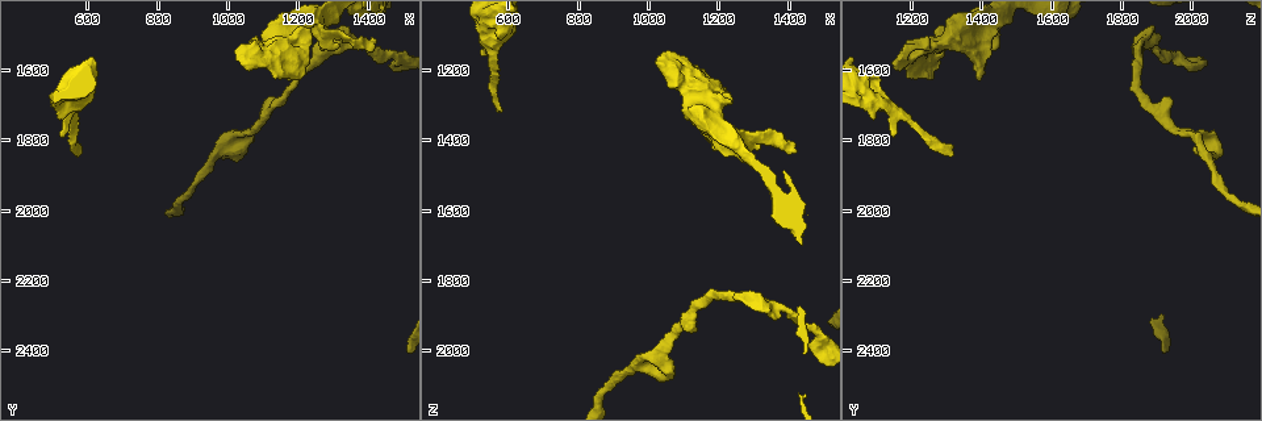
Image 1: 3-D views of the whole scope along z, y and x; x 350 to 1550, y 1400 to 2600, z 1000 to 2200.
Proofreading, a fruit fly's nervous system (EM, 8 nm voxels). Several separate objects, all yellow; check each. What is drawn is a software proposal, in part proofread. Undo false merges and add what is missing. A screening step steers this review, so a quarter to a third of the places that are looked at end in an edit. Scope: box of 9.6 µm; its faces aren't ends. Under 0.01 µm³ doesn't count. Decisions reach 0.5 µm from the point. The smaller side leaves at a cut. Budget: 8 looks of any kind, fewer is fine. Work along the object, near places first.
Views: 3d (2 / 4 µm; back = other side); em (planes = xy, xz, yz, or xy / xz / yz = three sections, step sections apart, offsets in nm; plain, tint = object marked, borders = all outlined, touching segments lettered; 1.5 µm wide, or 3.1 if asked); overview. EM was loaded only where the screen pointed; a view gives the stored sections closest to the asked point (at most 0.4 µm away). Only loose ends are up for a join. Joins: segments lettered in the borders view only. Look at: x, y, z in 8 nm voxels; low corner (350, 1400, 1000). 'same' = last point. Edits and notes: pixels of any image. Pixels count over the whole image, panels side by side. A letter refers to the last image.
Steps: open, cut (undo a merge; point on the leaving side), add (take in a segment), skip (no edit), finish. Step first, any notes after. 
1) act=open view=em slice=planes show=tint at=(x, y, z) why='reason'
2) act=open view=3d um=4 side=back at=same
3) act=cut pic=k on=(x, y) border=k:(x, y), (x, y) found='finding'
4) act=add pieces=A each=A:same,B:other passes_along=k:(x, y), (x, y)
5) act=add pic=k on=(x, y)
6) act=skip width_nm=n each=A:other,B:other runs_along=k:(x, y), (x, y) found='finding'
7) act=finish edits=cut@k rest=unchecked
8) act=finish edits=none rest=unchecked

act=open view=3d um=4 at=(1320, 1510, 1410) why='narrows sharply'

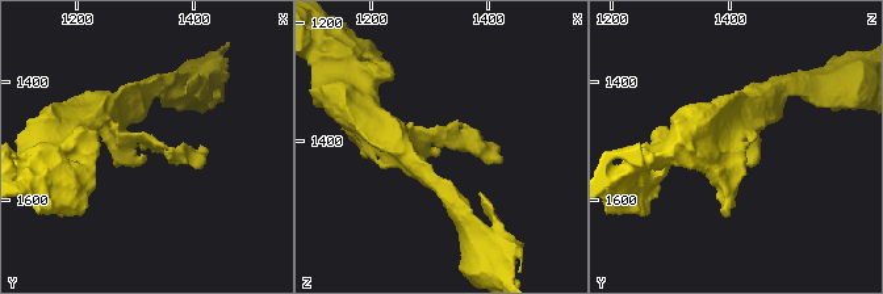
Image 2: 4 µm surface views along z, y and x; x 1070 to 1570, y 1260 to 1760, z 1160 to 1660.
act=open view=em slice=yz step=4 show=borders at=(1315, 1510, 1400) why='shape alone is not enough'

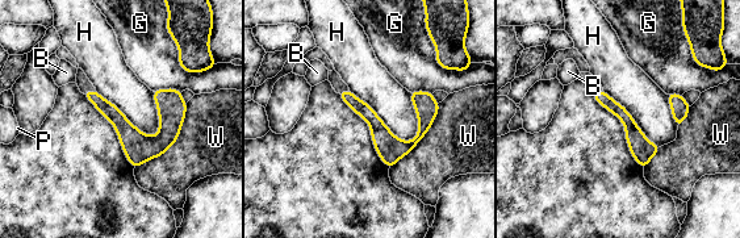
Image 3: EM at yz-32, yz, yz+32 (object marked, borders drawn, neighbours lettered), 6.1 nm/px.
act=skip width_nm=70 each=B:other,G:other,H:other,P:other,W:other found='one cell here'

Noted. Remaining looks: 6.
act=open view=3d um=4 at=(1370, 1500, 1910) why='an open end'

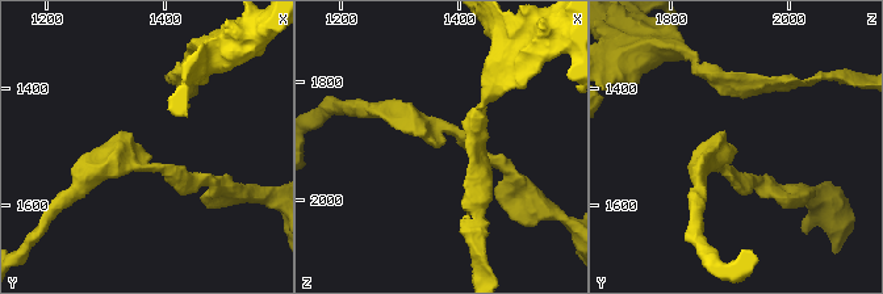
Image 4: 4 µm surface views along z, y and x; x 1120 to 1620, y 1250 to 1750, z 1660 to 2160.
act=open view=em slice=planes show=plain at=(1365, 1505, 1910) why='need the tissue'

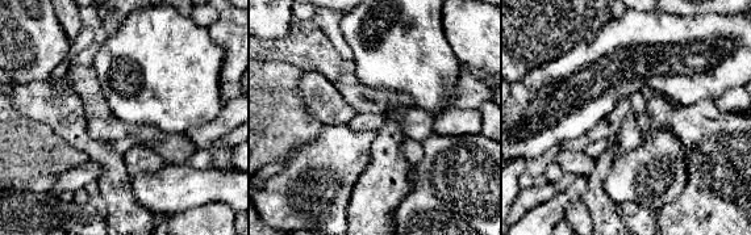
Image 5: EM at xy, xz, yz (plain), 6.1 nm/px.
act=open view=em slice=planes show=borders at=same why='what lies round it'

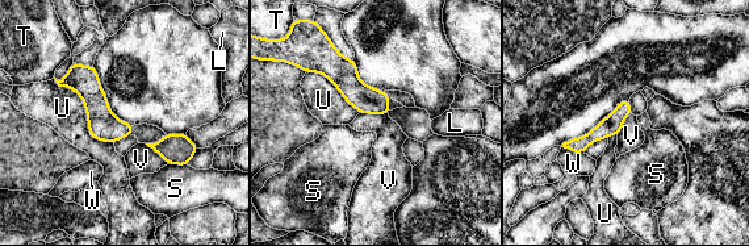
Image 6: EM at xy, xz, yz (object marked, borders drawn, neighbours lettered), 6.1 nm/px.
act=skip each=L:other,S:other,T:other,U:other,V:other,W:other runs_along=6:(74, 67), (97, 109), (128, 132) found='no lettered segment goes on from it'

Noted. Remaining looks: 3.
act=open view=em slice=planes show=borders at=(560, 1840, 1320)

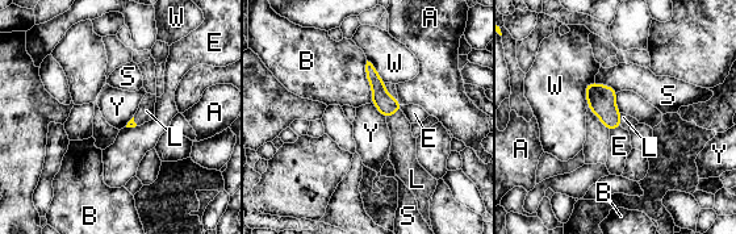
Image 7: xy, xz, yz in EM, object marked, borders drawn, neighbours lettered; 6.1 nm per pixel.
act=add pieces=L each=A:other,B:other,E:other,L:same,S:other,W:other,Y:other passes_along=7:(387, 105), (393, 113), (404, 146) found='it goes on there'

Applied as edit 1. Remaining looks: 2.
act=finish edits=add@7 rest=unchecked

